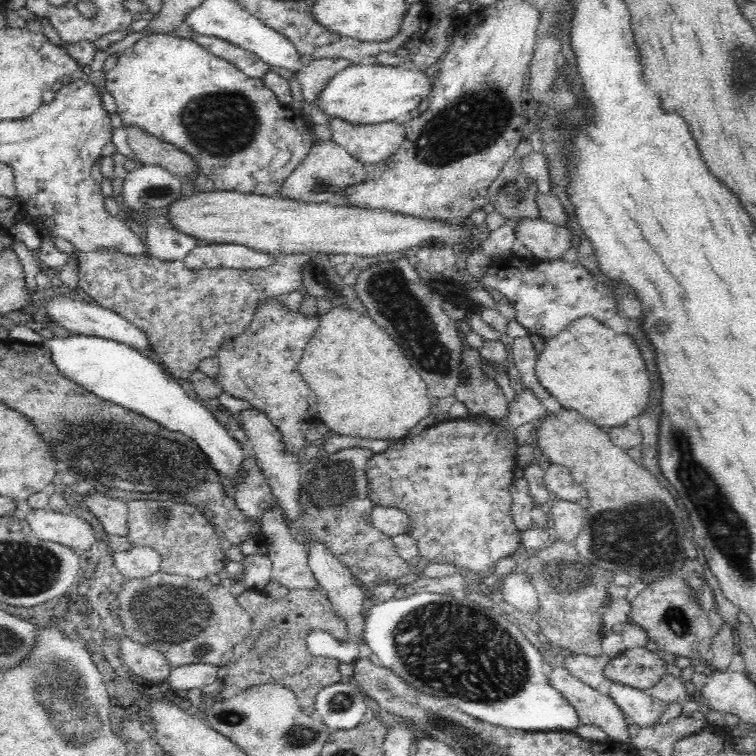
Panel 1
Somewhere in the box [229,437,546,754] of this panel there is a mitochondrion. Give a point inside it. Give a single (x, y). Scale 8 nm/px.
(463, 652)

